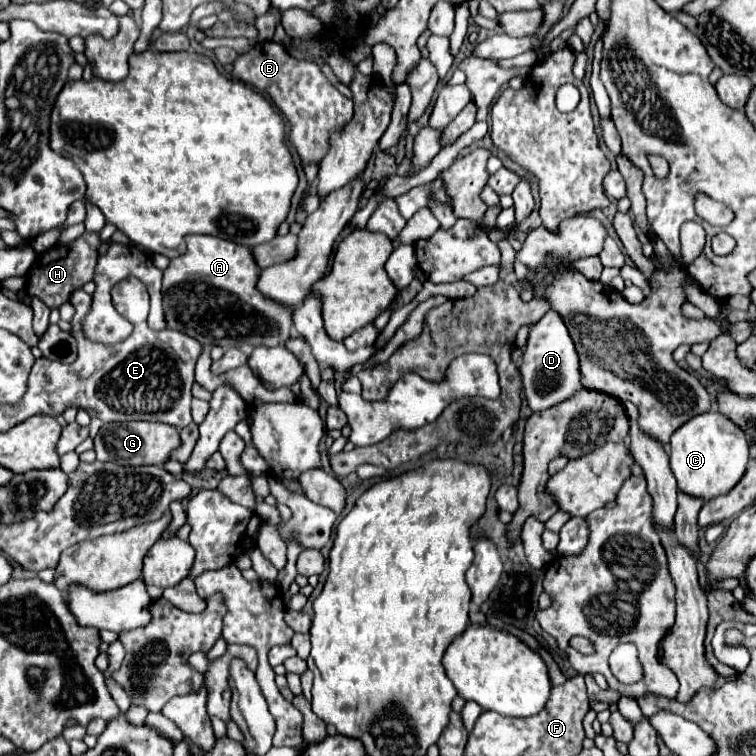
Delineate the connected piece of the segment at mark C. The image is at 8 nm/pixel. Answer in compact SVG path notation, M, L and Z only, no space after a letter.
M708 411L688 419L670 437L670 465L676 475L678 489L702 499L712 499L730 491L744 475L748 459L746 433L718 411Z

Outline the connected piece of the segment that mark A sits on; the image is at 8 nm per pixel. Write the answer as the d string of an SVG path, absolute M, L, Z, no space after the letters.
M186 235L186 253L164 271L164 311L170 329L178 329L202 345L238 347L284 345L290 339L292 309L264 297L256 289L258 265L248 247L212 235Z

